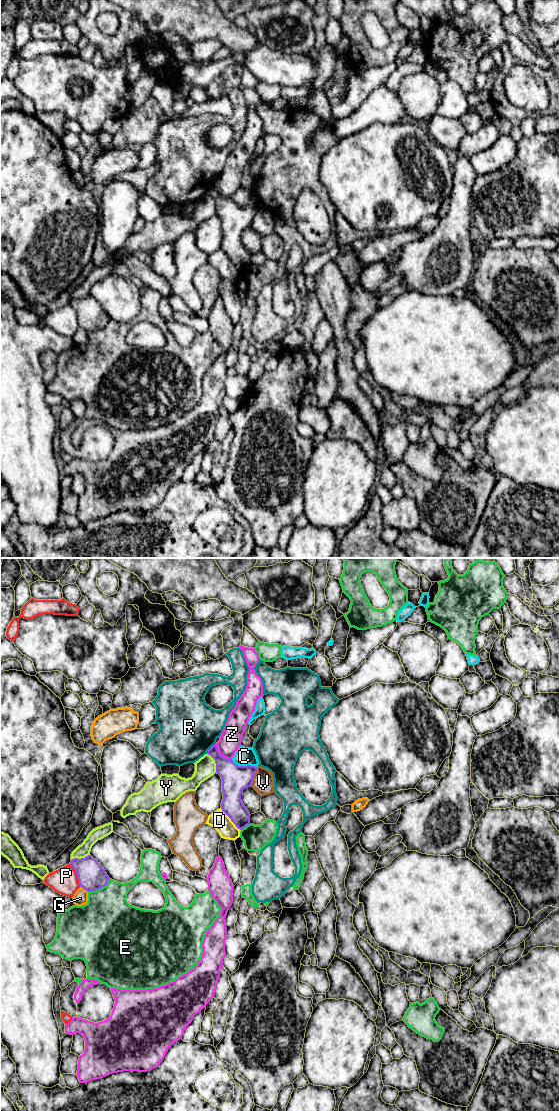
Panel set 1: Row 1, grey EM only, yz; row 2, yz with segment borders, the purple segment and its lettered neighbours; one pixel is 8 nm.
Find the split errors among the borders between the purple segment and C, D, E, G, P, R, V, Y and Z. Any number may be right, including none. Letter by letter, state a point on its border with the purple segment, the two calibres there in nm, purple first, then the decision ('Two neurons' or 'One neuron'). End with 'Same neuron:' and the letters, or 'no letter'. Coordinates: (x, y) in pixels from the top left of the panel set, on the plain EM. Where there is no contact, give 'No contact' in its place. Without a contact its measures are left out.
C: Touches purple at yz (244, 206). Thickness 220 nm (purple) against 140 nm. Two neurons
D: Touches purple at yz (230, 258). Thickness 180 nm (purple) against 150 nm. Two neurons
E: Touches purple at yz (100, 328). Thickness 220 nm (purple) against 400 nm. Two neurons
G: Touches purple at yz (84, 329). Thickness 220 nm (purple) against 120 nm. Two neurons
P: Touches purple at yz (77, 315). Thickness 220 nm (purple) against 220 nm. Two neurons
R: Touches purple at yz (210, 188). Thickness 160 nm (purple) against 460 nm. Two neurons
V: Touches purple at yz (253, 216). Thickness 220 nm (purple) against 170 nm. Two neurons
Y: Touches purple at yz (215, 202). Thickness 220 nm (purple) against 170 nm. Two neurons
Z: Touches purple at yz (220, 195). Thickness 220 nm (purple) against 180 nm. Two neurons
Same neuron: no letter

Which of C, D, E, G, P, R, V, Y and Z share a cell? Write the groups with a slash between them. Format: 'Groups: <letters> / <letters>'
Groups: C D / E / G / P / R / V / Y / Z

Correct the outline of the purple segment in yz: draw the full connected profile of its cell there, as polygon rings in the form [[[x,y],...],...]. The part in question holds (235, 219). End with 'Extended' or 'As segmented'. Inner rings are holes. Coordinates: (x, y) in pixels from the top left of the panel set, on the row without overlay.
[[[216,184],[207,191],[207,194],[215,200],[216,213],[222,219],[221,249],[235,266],[242,270],[250,264],[250,253],[241,240],[241,234],[245,228],[252,226],[257,207],[236,205],[233,200],[220,195]]]. As segmented

